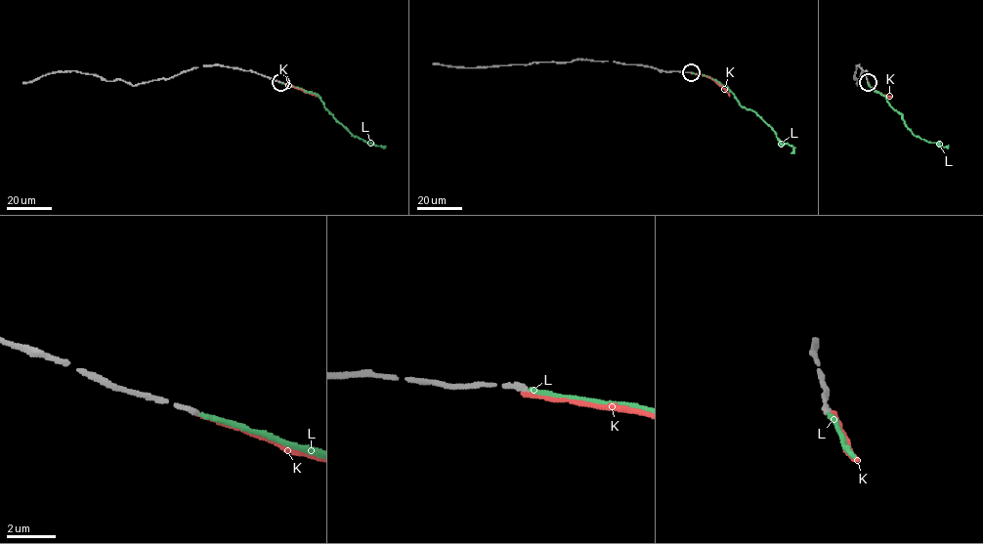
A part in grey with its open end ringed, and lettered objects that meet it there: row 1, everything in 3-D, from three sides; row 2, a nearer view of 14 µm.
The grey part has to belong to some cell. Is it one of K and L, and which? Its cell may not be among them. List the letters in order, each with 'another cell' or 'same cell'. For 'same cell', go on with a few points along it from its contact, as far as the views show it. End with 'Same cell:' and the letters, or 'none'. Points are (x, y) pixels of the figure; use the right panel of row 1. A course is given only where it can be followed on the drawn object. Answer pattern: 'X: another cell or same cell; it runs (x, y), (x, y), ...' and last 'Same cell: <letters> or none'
K: another cell
L: same cell; it runs (868, 82), (902, 114), (913, 134), (938, 146), (948, 146)
Same cell: L

